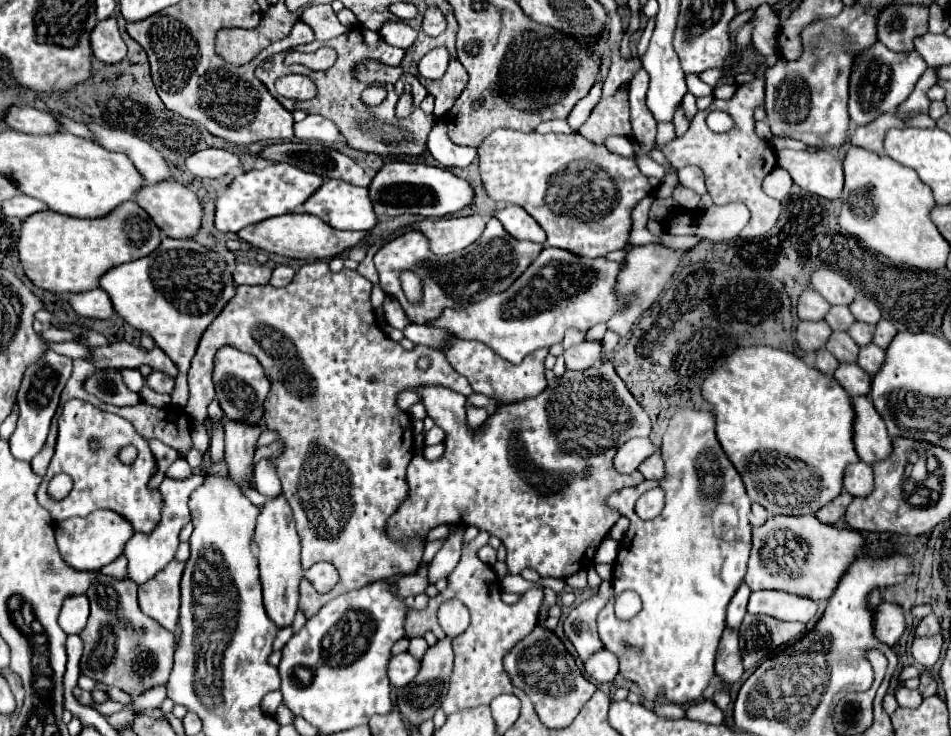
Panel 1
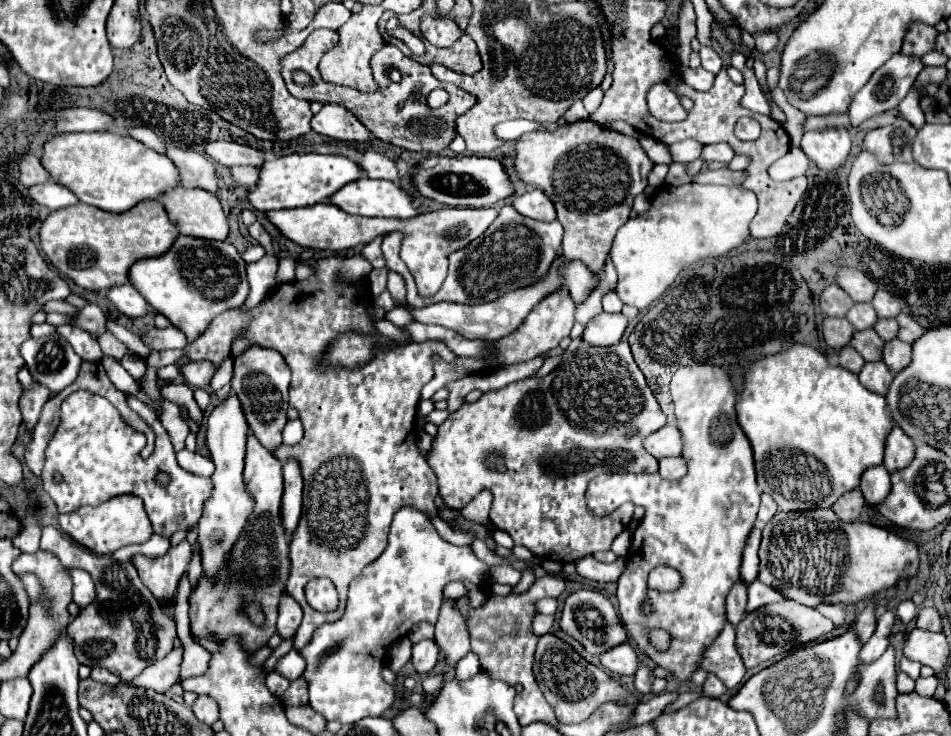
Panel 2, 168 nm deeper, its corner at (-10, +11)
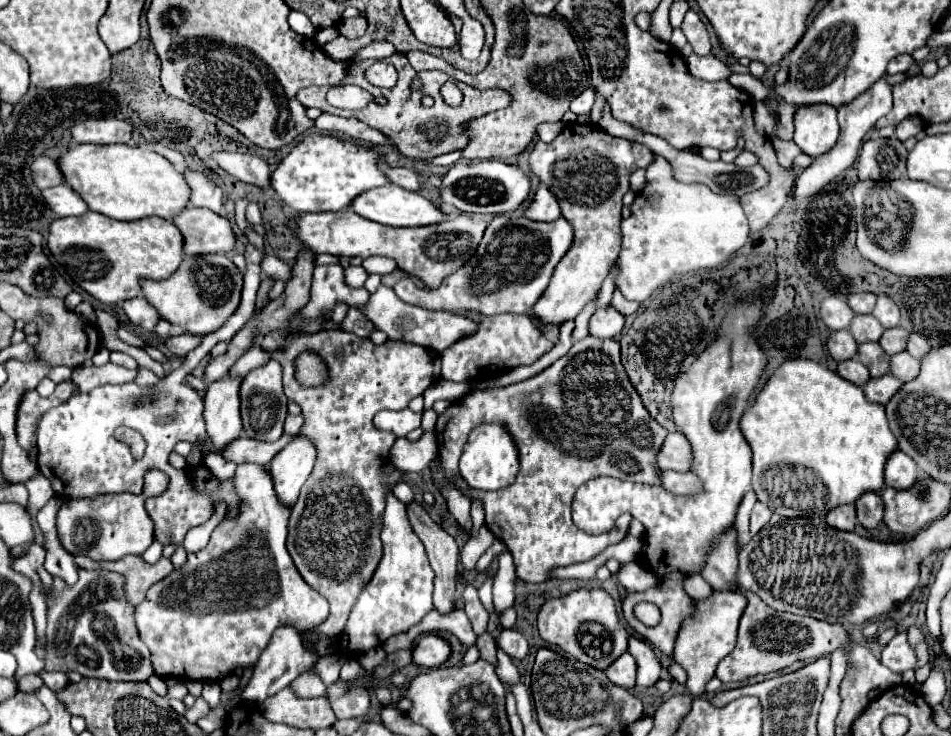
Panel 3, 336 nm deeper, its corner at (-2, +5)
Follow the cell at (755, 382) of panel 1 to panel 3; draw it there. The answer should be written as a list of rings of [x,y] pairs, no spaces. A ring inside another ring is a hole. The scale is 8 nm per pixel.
[[[803,358],[787,360],[773,372],[755,404],[745,410],[741,430],[753,450],[753,490],[757,500],[785,518],[825,516],[841,504],[853,504],[865,492],[879,494],[885,488],[885,462],[897,450],[885,406],[869,402],[859,386],[827,366]]]

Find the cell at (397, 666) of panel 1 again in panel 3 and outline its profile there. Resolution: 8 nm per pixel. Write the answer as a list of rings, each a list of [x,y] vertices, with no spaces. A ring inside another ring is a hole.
[[[427,634],[415,644],[413,660],[423,668],[437,668],[451,656],[451,642],[439,634]]]

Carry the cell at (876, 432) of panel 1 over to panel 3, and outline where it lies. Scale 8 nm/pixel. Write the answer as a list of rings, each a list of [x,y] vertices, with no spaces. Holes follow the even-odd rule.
[[[899,450],[897,454],[891,454],[885,468],[885,486],[891,486],[895,490],[907,490],[909,486],[913,486],[913,482],[919,480],[921,480],[921,472],[907,454]]]

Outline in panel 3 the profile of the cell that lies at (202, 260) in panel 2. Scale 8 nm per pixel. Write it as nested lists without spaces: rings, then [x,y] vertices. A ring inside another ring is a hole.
[[[205,254],[205,256],[185,256],[179,270],[169,280],[143,280],[143,296],[157,306],[161,316],[187,330],[189,334],[205,336],[219,330],[227,318],[237,310],[241,300],[243,276],[237,266],[225,254]]]

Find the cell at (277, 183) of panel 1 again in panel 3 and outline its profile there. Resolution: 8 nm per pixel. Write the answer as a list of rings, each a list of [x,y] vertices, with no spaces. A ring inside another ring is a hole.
[[[305,134],[271,174],[271,186],[293,212],[345,210],[359,194],[389,184],[381,164],[383,156],[361,144],[341,140],[335,134]]]

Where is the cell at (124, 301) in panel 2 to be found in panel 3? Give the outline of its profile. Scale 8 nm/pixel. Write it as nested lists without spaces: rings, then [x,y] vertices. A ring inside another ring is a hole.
[[[143,296],[123,302],[121,308],[125,310],[125,314],[129,316],[129,320],[135,326],[139,326],[139,328],[143,328],[147,332],[153,332],[155,326],[157,326],[157,322],[161,320],[161,314],[157,312],[157,308],[151,306]]]

